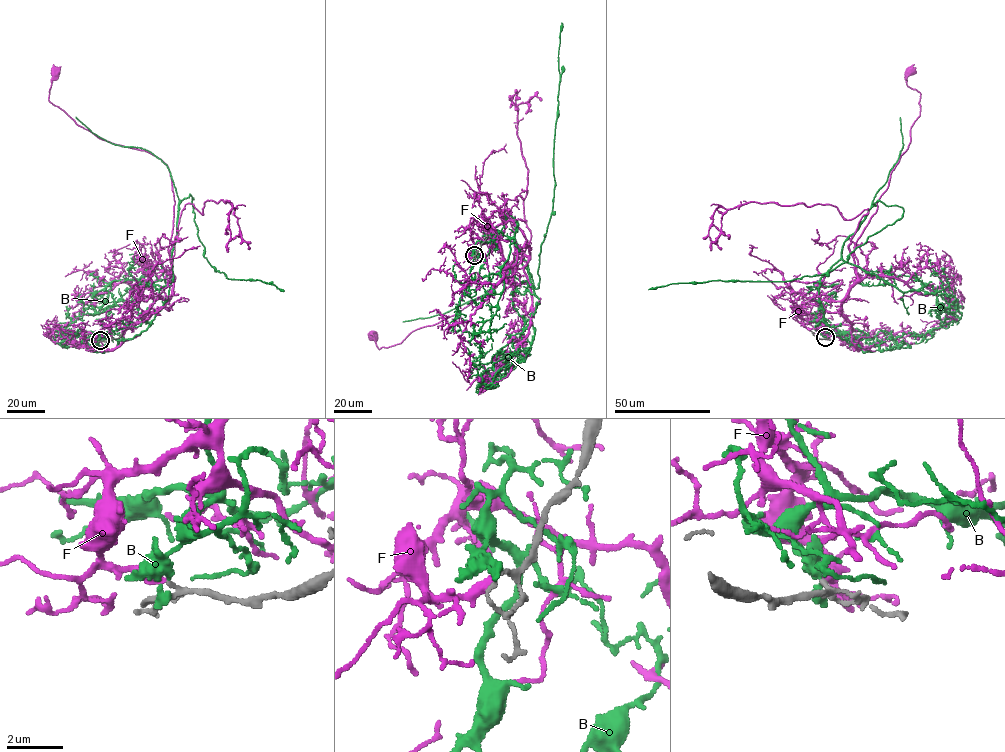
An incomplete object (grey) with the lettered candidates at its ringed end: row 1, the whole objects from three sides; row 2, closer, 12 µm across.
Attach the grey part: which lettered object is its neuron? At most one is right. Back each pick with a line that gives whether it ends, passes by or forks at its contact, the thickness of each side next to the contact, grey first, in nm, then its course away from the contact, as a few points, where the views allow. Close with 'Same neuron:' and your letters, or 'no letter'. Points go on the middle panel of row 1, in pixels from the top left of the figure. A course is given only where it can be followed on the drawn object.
F: it ends there; 160 nm thick on the grey side, 320 nm on the other; it runs (473, 255), (496, 243), (513, 266), (530, 252), (512, 253), (506, 279), (455, 314), (390, 347), (373, 335)
Same neuron: F

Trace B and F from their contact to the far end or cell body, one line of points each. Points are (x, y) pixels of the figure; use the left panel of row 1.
B: (100, 341), (92, 333), (140, 334), (168, 298), (178, 206), (189, 195), (212, 266), (283, 291)
F: (99, 340), (97, 333), (140, 323), (170, 296), (171, 178), (155, 155), (98, 137), (53, 105), (55, 71)

